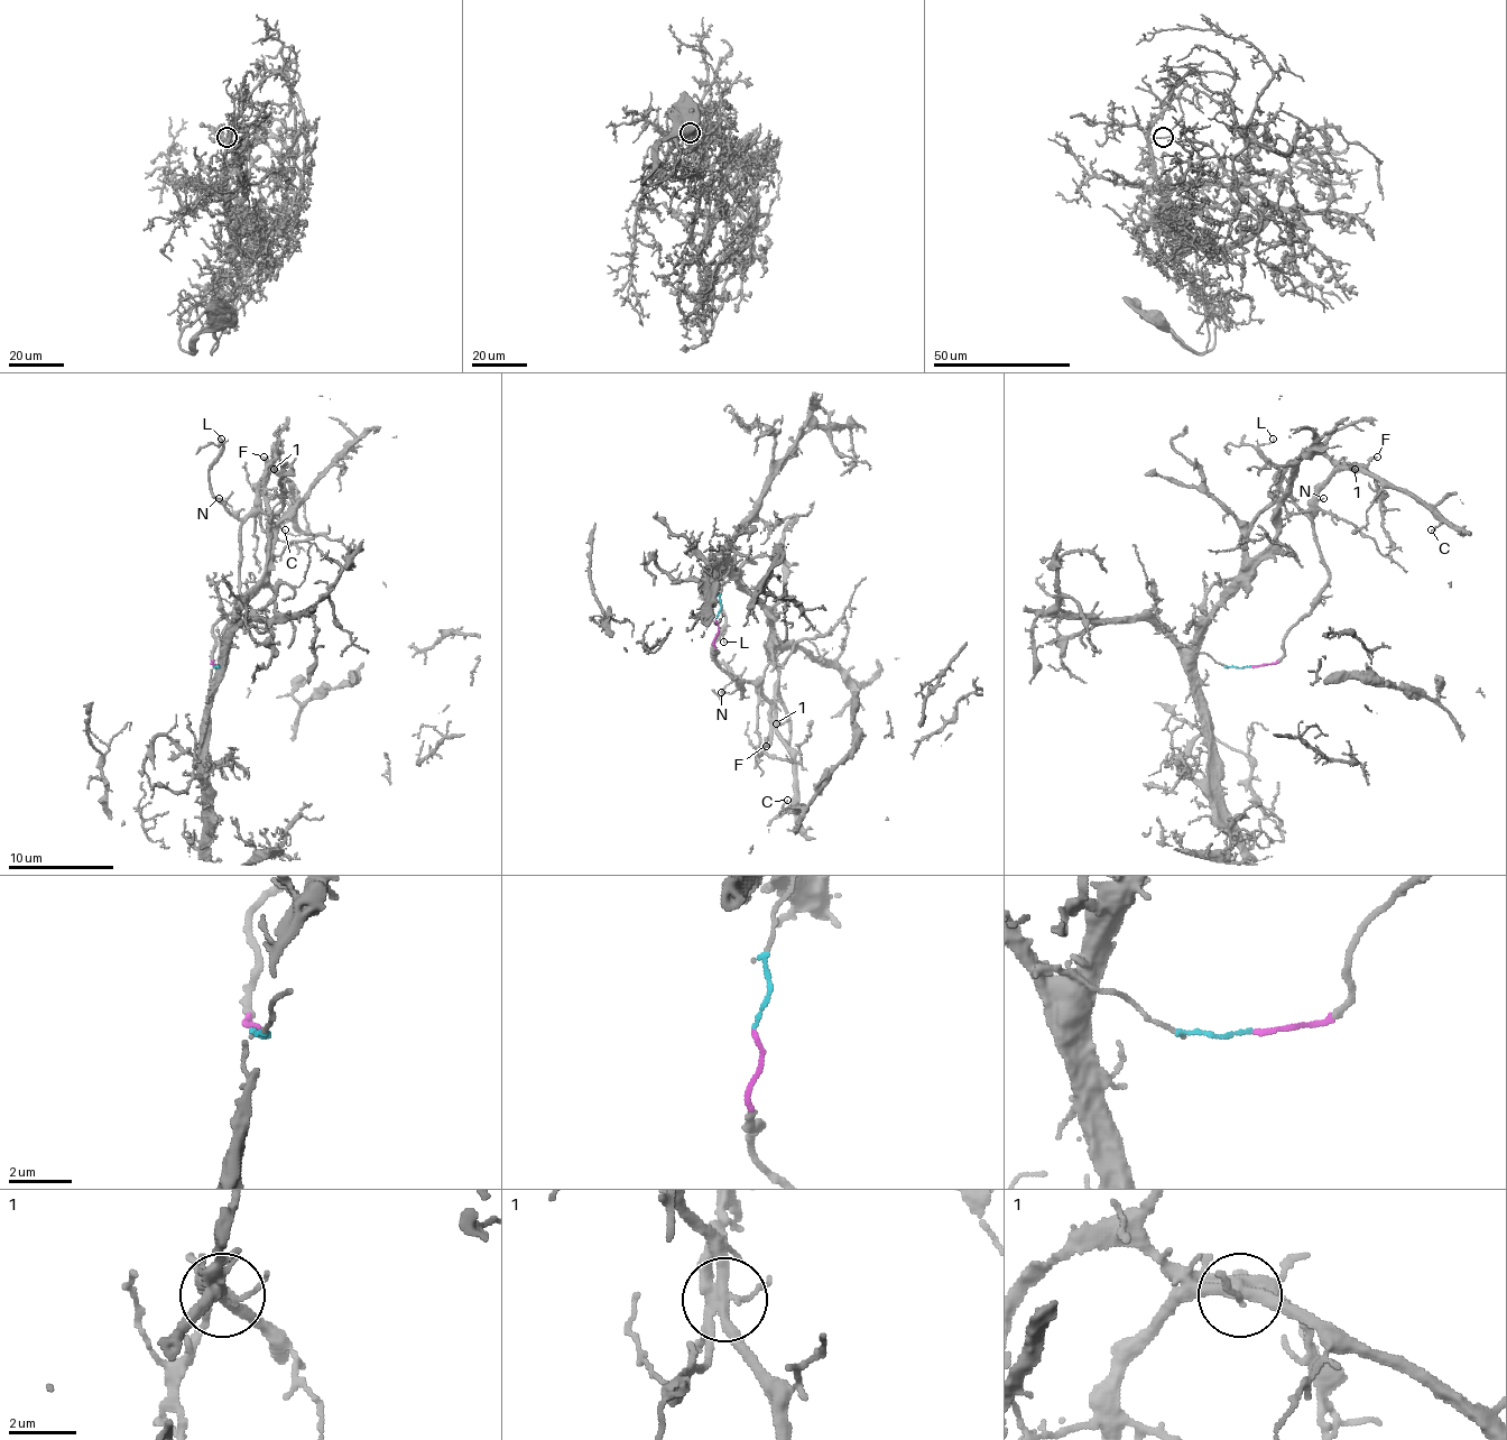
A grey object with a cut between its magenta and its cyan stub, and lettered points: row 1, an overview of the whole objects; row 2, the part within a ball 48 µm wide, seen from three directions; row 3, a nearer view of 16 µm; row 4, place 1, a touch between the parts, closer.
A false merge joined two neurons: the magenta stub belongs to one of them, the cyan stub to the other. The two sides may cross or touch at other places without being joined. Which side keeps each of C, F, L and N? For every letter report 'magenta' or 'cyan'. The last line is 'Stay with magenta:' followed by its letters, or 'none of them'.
C: magenta
F: cyan
L: magenta
N: magenta
Stay with magenta: C, L, N

